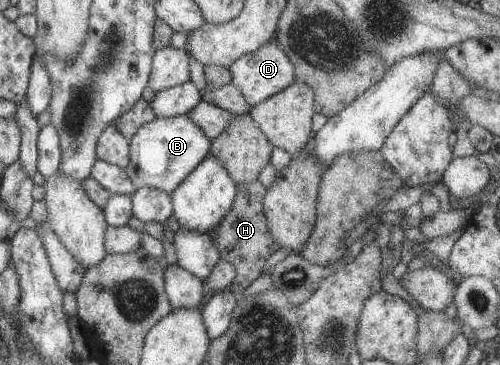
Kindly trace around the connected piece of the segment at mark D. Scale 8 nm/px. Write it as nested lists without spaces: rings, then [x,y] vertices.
[[[277,41],[265,42],[253,53],[240,55],[227,69],[230,71],[230,83],[237,86],[238,91],[241,92],[243,99],[250,108],[285,89],[295,80],[293,64],[281,51]]]

